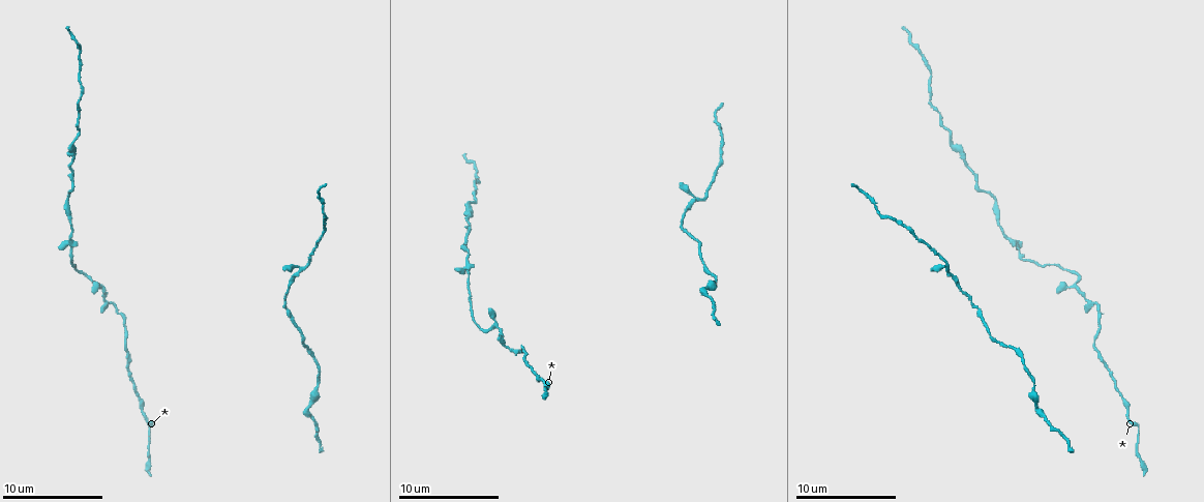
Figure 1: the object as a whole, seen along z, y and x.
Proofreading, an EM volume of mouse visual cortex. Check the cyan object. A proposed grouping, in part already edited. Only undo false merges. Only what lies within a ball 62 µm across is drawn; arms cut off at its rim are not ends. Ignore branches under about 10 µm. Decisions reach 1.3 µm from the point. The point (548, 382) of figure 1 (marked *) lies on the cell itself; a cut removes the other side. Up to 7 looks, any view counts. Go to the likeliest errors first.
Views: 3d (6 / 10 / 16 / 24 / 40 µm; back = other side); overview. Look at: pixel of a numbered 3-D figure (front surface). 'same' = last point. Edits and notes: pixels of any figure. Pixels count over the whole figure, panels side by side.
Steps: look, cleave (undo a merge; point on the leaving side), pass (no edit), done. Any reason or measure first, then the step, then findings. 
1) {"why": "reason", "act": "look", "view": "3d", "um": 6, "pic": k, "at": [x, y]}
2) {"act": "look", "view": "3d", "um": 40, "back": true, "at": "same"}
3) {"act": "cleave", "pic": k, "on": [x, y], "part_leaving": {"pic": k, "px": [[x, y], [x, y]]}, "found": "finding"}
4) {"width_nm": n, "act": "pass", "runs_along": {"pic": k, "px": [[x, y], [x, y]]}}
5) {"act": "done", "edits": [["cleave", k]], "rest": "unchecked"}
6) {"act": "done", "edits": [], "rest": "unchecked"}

{"why": "small branch off a trunk", "act": "look", "view": "3d", "um": 10, "pic": 1, "at": [301, 266]}

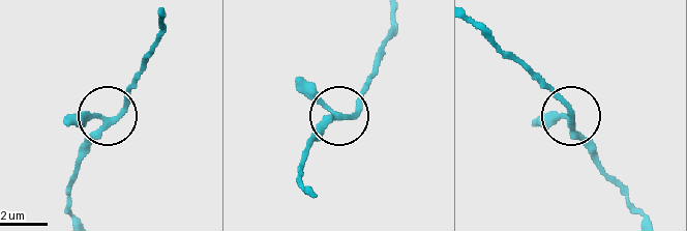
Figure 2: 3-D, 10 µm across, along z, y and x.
{"width_nm": 210, "act": "pass", "runs_along": {"pic": 2, "px": [[312, 192], [301, 179], [304, 151], [376, 75]]}, "found": "all the same cell"}

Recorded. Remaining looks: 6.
{"why": "calibre changes", "act": "look", "view": "3d", "um": 10, "pic": 1, "at": [89, 277]}

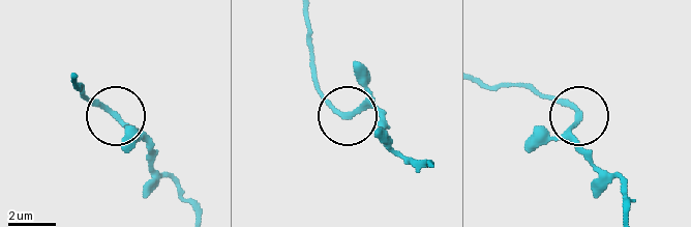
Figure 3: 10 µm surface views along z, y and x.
{"act": "look", "view": "3d", "um": 6, "pic": 3, "at": [116, 117]}

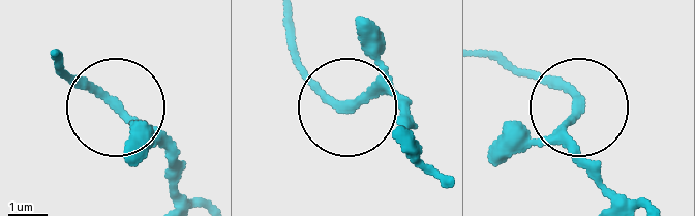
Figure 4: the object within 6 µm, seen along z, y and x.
{"act": "pass", "runs_along": {"pic": 4, "px": [[631, 204], [565, 144], [571, 101], [515, 68]]}, "found": "one cell here"}

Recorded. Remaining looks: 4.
{"why": "thick turns thin", "act": "look", "view": "3d", "um": 10, "pic": 1, "at": [71, 161]}

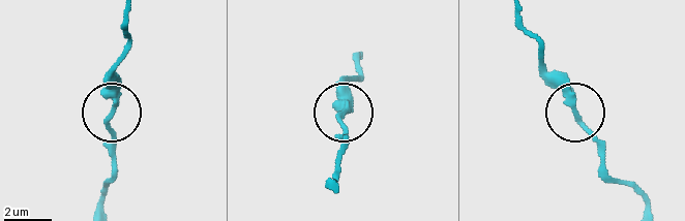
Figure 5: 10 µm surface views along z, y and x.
{"act": "look", "view": "3d", "um": 6, "pic": 5, "at": [111, 115]}

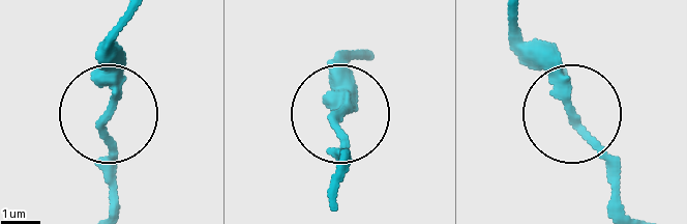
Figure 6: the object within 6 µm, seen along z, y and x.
{"act": "pass", "runs_along": {"pic": 6, "px": [[108, 210], [108, 34]]}, "found": "one cell here"}

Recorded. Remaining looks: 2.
{"why": "sudden change in width", "act": "look", "view": "3d", "um": 6, "pic": 1, "at": [680, 225]}

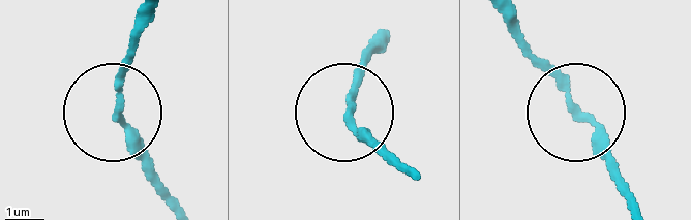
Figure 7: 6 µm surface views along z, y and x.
{"act": "pass", "found": "one cell here"}

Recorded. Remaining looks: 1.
{"act": "done", "edits": [], "rest": "unchecked"}

